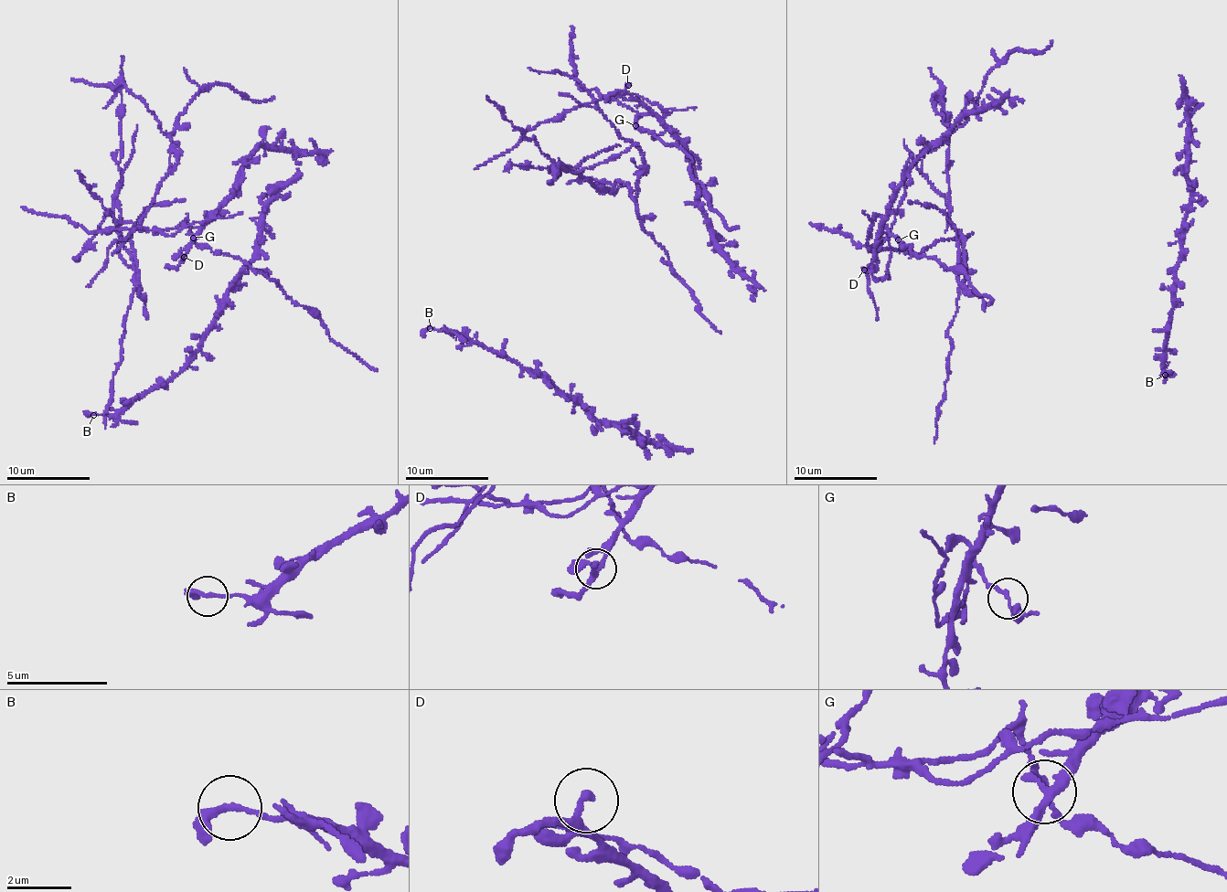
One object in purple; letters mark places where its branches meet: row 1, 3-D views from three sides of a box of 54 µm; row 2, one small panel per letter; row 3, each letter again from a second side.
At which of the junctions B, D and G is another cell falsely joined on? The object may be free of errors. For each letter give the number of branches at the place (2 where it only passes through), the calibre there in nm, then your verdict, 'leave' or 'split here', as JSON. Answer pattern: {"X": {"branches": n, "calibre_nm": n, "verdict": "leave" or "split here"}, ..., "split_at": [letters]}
{"B": {"branches": 2, "calibre_nm": 200, "verdict": "leave"}, "D": {"branches": 2, "calibre_nm": 150, "verdict": "leave"}, "G": {"branches": 2, "calibre_nm": 170, "verdict": "split here"}, "split_at": ["G"]}

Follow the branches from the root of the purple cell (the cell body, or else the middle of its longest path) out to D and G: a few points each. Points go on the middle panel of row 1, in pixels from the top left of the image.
D: (679, 276), (640, 218), (642, 152), (594, 100), (625, 91), (663, 117), (628, 85)
G: (679, 276), (640, 218), (642, 152), (595, 99), (629, 106), (635, 126)

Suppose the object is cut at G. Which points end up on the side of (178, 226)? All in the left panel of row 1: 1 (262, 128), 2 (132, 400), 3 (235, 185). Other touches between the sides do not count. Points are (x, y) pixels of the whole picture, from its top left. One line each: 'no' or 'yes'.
1: no
2: no
3: no

